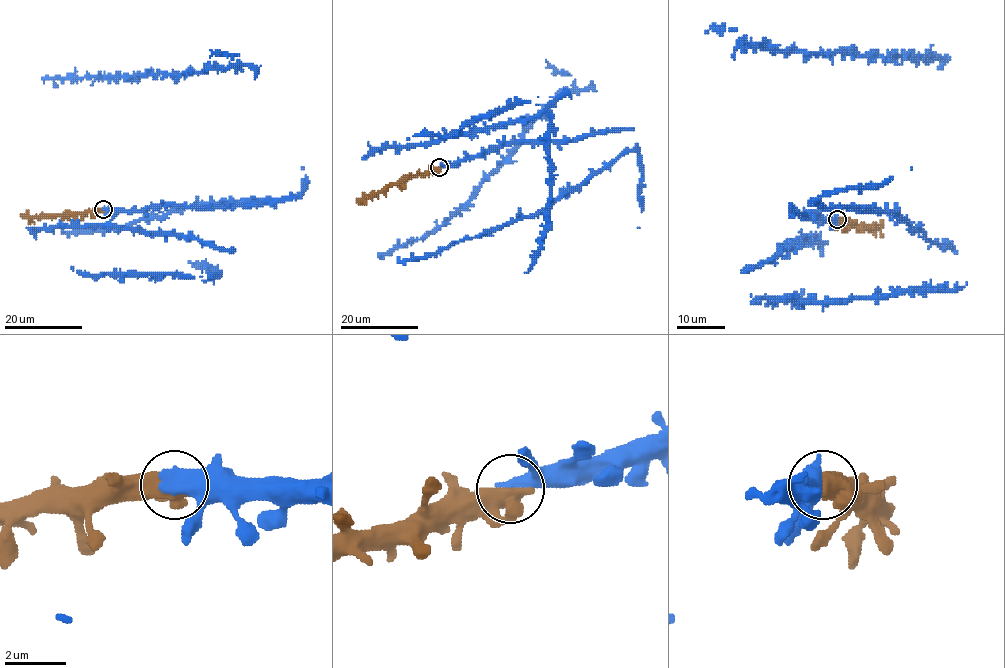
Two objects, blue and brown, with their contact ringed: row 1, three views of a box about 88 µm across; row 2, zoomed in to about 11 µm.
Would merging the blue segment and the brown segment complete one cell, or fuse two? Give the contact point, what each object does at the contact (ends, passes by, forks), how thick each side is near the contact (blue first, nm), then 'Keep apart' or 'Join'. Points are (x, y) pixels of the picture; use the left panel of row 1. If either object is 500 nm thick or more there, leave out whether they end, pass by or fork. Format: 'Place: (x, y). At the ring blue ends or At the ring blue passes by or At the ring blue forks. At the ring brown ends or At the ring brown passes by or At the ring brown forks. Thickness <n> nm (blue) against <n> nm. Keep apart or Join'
Place: (103, 209). Thickness 550 nm (blue) against 800 nm. Join

